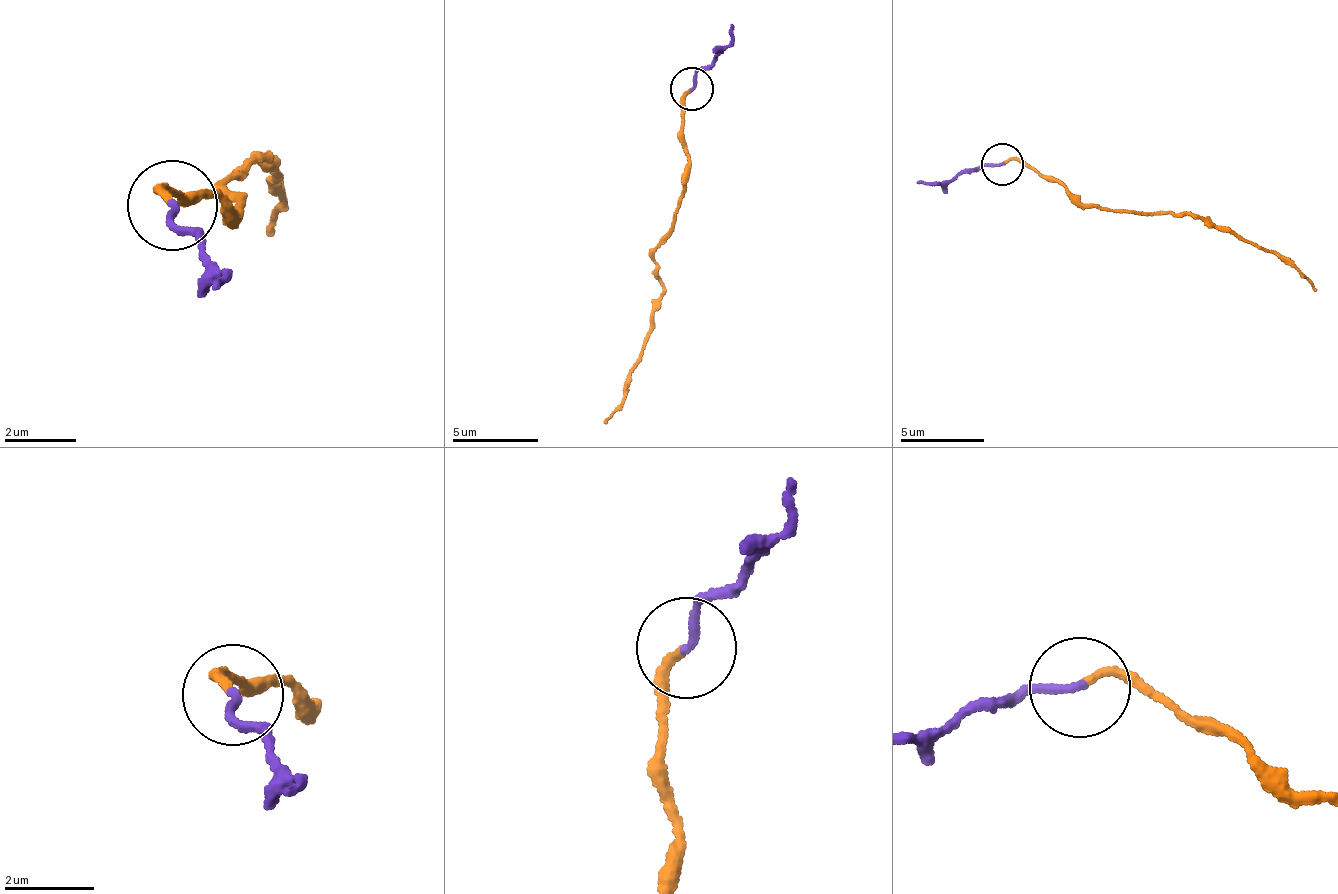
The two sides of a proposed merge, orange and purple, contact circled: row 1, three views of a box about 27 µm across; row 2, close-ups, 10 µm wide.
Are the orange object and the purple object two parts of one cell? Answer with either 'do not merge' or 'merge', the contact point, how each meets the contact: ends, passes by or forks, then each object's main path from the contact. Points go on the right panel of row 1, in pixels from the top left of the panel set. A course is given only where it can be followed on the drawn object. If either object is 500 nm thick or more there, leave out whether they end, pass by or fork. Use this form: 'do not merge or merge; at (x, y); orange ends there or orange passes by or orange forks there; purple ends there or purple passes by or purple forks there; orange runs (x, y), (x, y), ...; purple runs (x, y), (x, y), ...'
do not merge; at (1002, 164); orange ends there; purple ends there; orange runs (1004, 165), (1034, 165), (1082, 202), (1133, 213), (1201, 215), (1280, 252), (1316, 292); purple runs (1004, 165), (960, 169), (929, 185), (917, 180)

